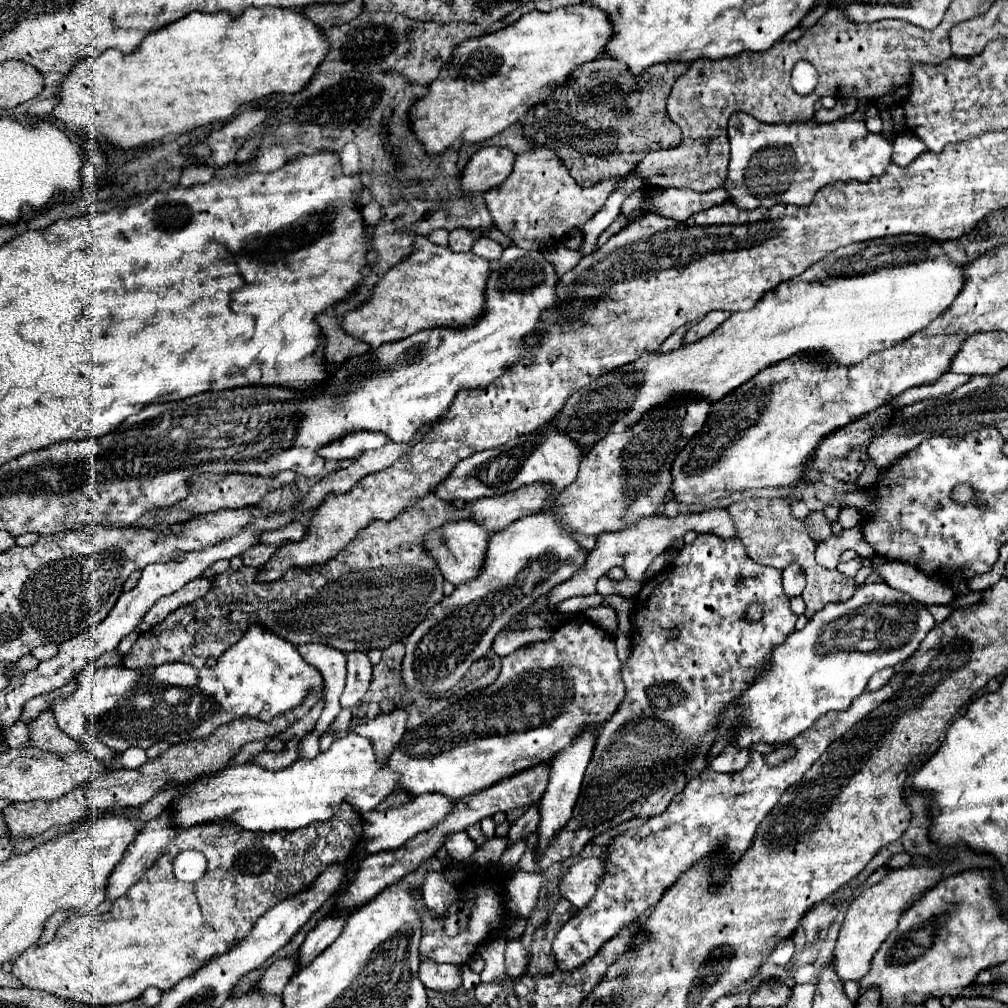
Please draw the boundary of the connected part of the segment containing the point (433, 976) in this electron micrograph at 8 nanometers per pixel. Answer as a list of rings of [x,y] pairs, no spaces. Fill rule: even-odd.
[[[422,962],[418,976],[428,990],[448,994],[456,992],[462,986],[462,972],[456,964],[436,964],[436,962]]]

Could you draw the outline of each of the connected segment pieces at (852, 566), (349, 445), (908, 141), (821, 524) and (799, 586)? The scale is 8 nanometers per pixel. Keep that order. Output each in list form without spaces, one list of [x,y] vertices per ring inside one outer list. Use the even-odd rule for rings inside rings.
[[[854,558],[850,562],[844,562],[844,564],[838,564],[838,572],[848,576],[848,578],[854,578],[858,570],[860,570],[860,560],[858,558]]]
[[[352,432],[340,440],[336,440],[330,446],[324,446],[320,450],[322,458],[330,460],[348,460],[348,458],[358,458],[362,452],[380,448],[388,438],[382,432]]]
[[[904,132],[900,136],[896,136],[894,140],[894,154],[892,154],[892,162],[898,166],[908,166],[918,154],[922,154],[926,150],[926,146],[922,144],[922,140],[918,140],[916,136]]]
[[[810,512],[806,524],[808,524],[808,534],[812,534],[814,542],[824,542],[828,536],[832,536],[832,528],[822,512]]]
[[[788,564],[784,568],[784,592],[786,596],[800,596],[804,590],[804,572],[798,564]]]

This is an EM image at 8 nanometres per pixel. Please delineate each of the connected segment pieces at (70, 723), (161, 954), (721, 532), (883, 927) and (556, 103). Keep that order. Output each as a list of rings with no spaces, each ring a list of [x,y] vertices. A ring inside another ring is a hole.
[[[252,626],[244,636],[224,652],[224,656],[218,658],[214,668],[194,668],[190,664],[164,664],[156,668],[140,670],[128,670],[124,666],[86,666],[84,672],[78,676],[78,688],[76,692],[60,700],[52,706],[52,712],[56,716],[58,726],[68,732],[74,740],[86,742],[86,732],[100,738],[108,748],[122,754],[130,746],[138,748],[150,748],[152,744],[164,740],[168,744],[184,742],[184,740],[198,740],[204,736],[212,736],[216,728],[230,724],[232,720],[240,716],[252,716],[260,722],[268,722],[282,712],[288,712],[296,706],[300,706],[310,692],[320,692],[324,688],[322,674],[312,668],[296,650],[294,644],[288,644],[288,640],[280,640],[274,632],[268,632],[264,626]]]
[[[350,804],[340,808],[336,818],[324,824],[310,824],[296,832],[244,832],[242,828],[232,828],[232,824],[196,824],[180,832],[180,836],[168,846],[166,856],[148,868],[108,912],[70,916],[48,944],[34,944],[16,956],[16,960],[12,960],[12,976],[28,988],[46,990],[84,1006],[116,1006],[134,1002],[150,986],[170,990],[182,978],[196,972],[196,968],[204,966],[212,956],[228,952],[246,938],[256,920],[272,906],[310,888],[316,876],[320,876],[328,866],[346,864],[350,852],[362,838],[362,830],[364,820]],[[184,850],[198,850],[208,860],[204,876],[194,884],[176,880],[172,870],[174,858]]]
[[[716,508],[716,510],[704,510],[704,512],[694,512],[694,514],[678,514],[674,518],[666,518],[666,516],[648,516],[648,518],[640,518],[636,524],[632,524],[632,528],[616,532],[616,534],[600,534],[596,538],[596,548],[588,554],[586,566],[572,578],[566,580],[566,584],[558,584],[556,588],[552,588],[546,596],[538,598],[532,604],[532,612],[544,610],[544,608],[554,608],[558,602],[572,598],[572,596],[588,596],[596,592],[596,580],[600,576],[604,576],[612,566],[622,566],[626,570],[626,576],[638,584],[646,582],[646,568],[650,566],[650,562],[660,556],[666,548],[670,548],[672,544],[680,544],[684,540],[686,532],[696,532],[696,534],[716,534],[720,538],[732,538],[734,532],[734,522],[728,514],[728,510]]]
[[[940,862],[940,864],[922,864],[922,866],[902,866],[902,868],[892,868],[884,874],[884,878],[864,890],[858,898],[852,900],[844,924],[838,934],[838,942],[834,948],[834,966],[836,972],[842,980],[856,980],[860,982],[860,976],[868,972],[868,964],[872,956],[876,954],[876,948],[888,938],[890,932],[896,930],[898,918],[916,902],[924,892],[934,888],[942,880],[944,868],[950,866],[950,862]]]
[[[598,58],[574,68],[572,76],[560,84],[552,100],[532,106],[522,122],[522,134],[532,148],[552,148],[562,158],[570,176],[584,188],[596,186],[608,178],[620,178],[634,168],[648,152],[678,146],[682,140],[680,128],[668,120],[666,100],[676,78],[688,70],[688,64],[656,64],[642,76],[634,78],[622,62]]]

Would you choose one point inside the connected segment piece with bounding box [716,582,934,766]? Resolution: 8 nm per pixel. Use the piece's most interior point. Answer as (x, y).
(823, 667)

